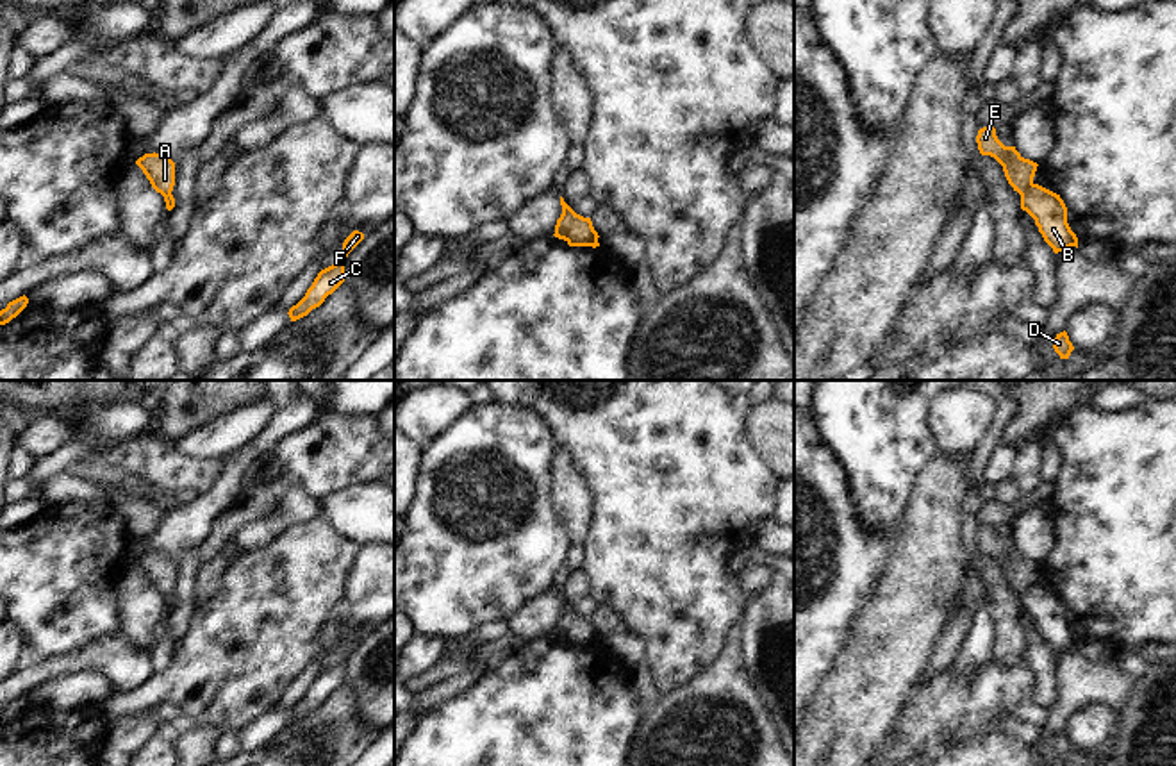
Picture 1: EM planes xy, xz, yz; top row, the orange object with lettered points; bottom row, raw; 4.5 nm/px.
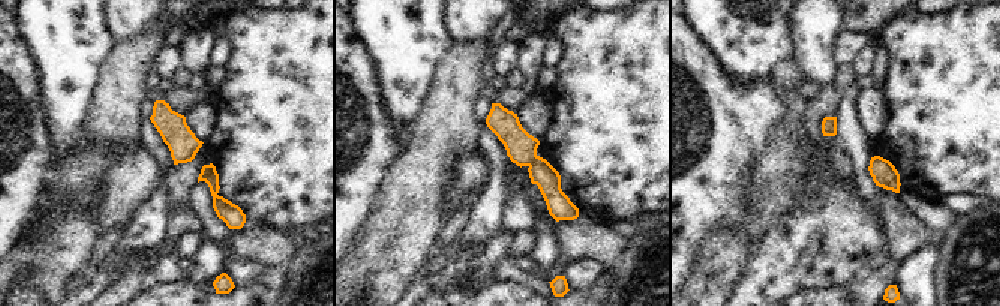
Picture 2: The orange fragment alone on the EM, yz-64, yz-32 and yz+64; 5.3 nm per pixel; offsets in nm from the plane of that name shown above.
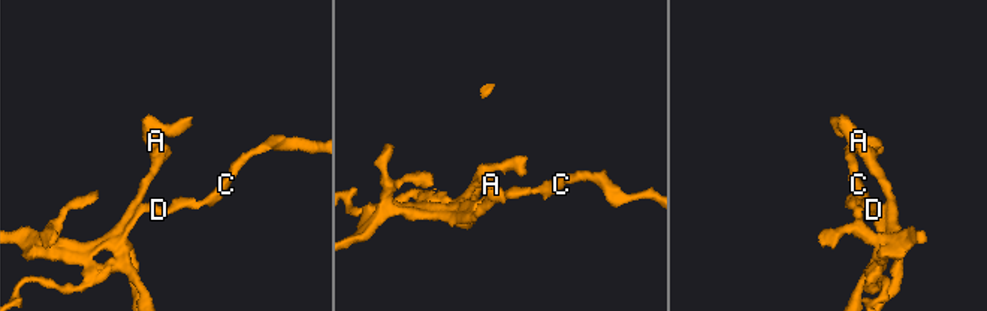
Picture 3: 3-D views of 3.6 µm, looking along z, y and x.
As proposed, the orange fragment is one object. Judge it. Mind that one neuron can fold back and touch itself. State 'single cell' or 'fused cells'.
fused cells

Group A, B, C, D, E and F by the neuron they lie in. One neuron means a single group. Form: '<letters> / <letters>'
A E / B C D F

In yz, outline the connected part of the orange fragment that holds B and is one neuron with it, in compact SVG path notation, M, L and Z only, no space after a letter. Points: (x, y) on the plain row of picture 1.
M1031 584L1021 596L1021 609L1035 620L1039 632L1055 654L1071 646L1078 648L1078 637L1067 623L1067 607L1060 595Z

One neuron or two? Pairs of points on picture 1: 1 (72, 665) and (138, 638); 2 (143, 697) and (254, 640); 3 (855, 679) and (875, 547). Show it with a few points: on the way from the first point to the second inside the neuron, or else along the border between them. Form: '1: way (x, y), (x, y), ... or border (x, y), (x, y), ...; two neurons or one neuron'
1: border (120, 629), (132, 645), (149, 652); two neurons
2: way (170, 686), (211, 681), (227, 666); one neuron
3: border (887, 566), (882, 582), (859, 613), (846, 640); two neurons

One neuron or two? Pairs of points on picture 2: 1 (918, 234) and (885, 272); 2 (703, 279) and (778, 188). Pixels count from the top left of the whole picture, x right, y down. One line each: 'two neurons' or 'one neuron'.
1: one neuron
2: one neuron

